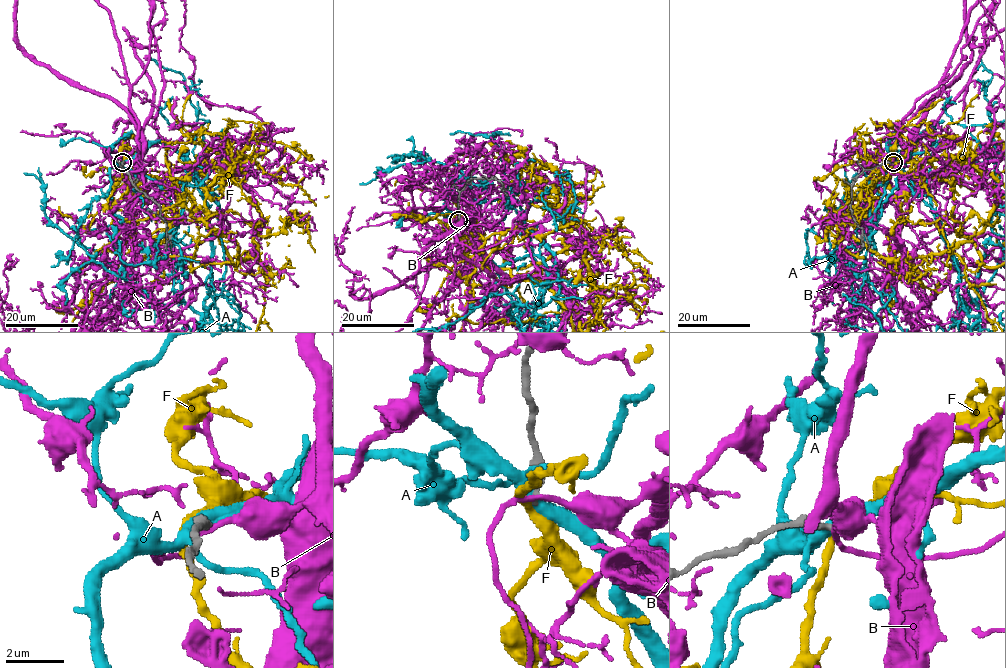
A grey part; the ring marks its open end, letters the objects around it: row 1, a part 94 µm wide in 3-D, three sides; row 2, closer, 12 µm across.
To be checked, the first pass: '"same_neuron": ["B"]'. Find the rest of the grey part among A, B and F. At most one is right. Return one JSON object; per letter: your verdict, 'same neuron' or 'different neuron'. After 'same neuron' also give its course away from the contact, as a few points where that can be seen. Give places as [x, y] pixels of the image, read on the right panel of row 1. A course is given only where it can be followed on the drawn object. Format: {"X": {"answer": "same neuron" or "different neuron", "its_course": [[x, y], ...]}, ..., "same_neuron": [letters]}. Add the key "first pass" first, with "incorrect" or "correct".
{"first pass": "incorrect", "A": {"answer": "different neuron"}, "B": {"answer": "different neuron"}, "F": {"answer": "different neuron"}, "same_neuron": []}

